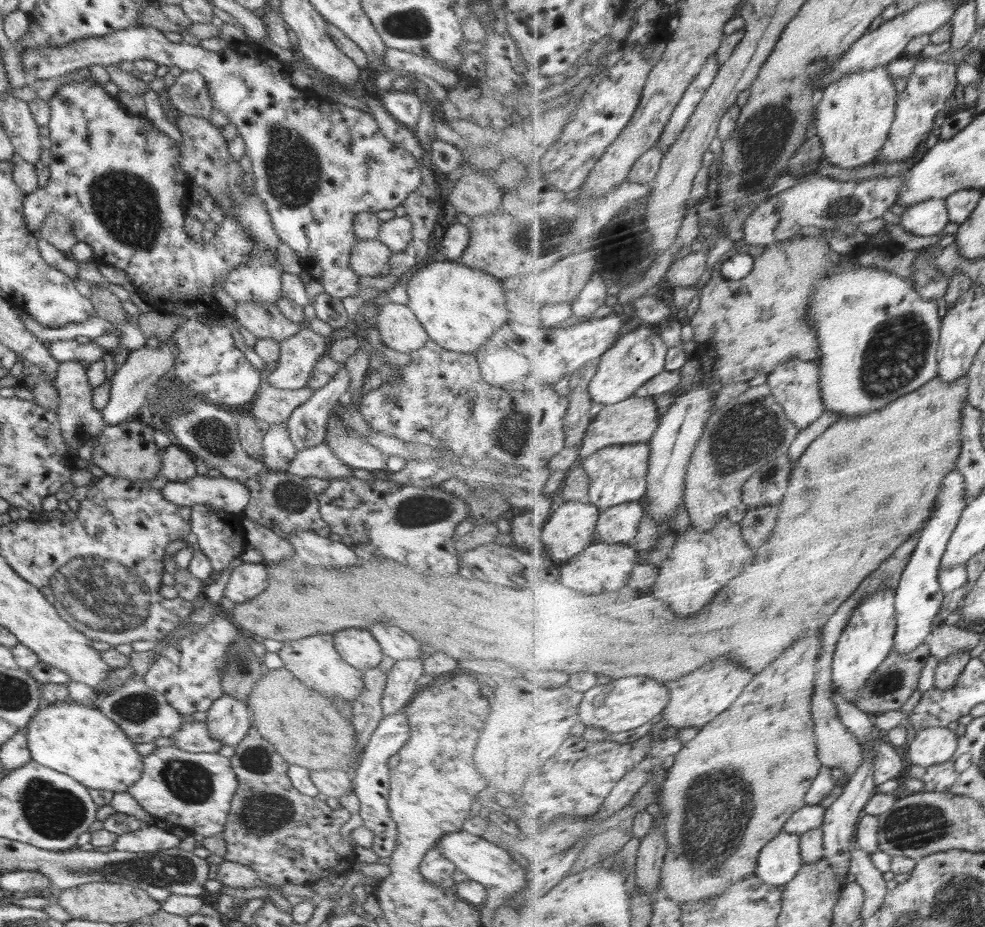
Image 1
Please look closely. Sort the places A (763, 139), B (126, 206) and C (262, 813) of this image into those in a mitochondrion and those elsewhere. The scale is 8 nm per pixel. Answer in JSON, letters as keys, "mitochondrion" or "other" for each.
{"A":"mitochondrion","B":"mitochondrion","C":"mitochondrion"}

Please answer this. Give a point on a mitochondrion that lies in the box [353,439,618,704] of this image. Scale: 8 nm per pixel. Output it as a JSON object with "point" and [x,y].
{"point":[420,510]}

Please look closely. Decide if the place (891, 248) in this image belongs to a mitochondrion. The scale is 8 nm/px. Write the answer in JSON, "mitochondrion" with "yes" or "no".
{"mitochondrion":"no"}

